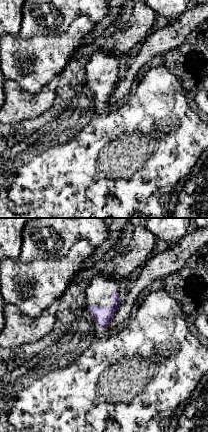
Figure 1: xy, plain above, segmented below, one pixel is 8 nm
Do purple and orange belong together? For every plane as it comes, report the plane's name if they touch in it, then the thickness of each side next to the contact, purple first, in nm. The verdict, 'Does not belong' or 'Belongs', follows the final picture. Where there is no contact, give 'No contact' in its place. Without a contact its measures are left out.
Touches purple in xy. Thickness 150 nm (purple) against 30 nm

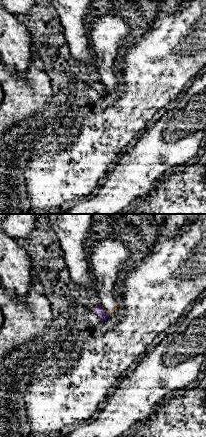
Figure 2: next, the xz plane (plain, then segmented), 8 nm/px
Touches purple in xz. Thickness 90 nm (purple) against 30 nm

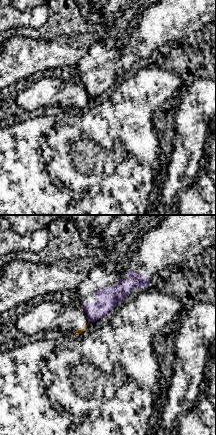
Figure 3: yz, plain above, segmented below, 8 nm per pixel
Touches purple in yz. Thickness 180 nm (purple) against 50 nm

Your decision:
Does not belong

